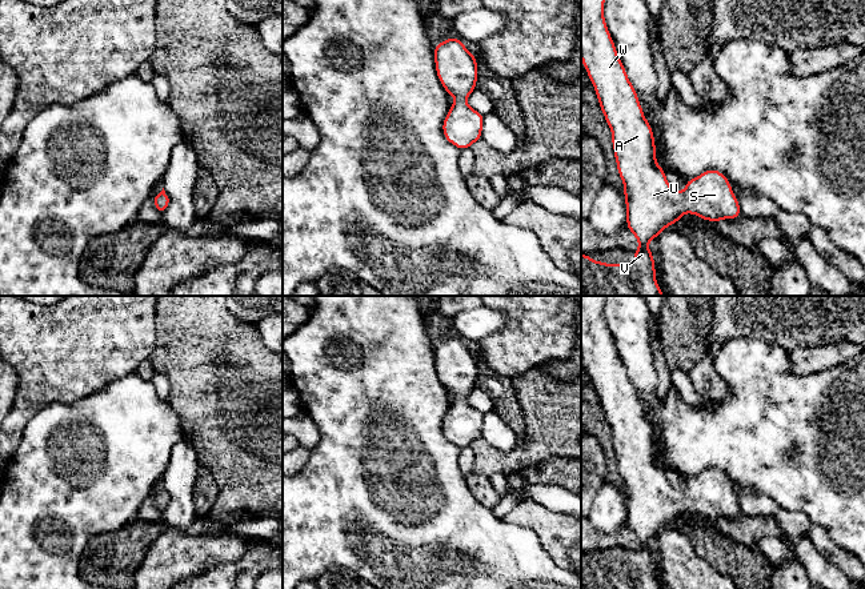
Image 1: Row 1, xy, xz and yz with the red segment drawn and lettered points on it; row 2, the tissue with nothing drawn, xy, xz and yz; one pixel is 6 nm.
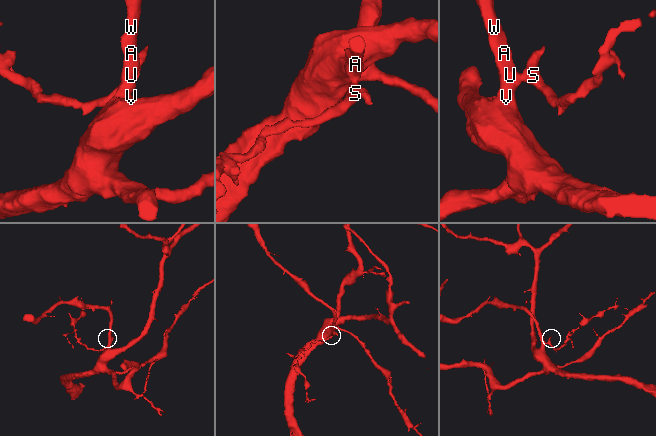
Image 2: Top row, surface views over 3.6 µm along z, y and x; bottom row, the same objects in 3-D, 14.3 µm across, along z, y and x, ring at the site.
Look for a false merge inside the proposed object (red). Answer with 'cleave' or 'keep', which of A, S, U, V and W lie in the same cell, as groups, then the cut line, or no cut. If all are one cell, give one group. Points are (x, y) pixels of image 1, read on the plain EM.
keep; groups A S U V W; cut none

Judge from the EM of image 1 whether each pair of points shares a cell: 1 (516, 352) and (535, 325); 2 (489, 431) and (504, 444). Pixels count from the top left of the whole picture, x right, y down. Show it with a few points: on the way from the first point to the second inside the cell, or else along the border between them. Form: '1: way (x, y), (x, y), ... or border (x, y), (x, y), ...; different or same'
1: way (523, 345), (535, 332); same
2: way (493, 433), (500, 440); same

